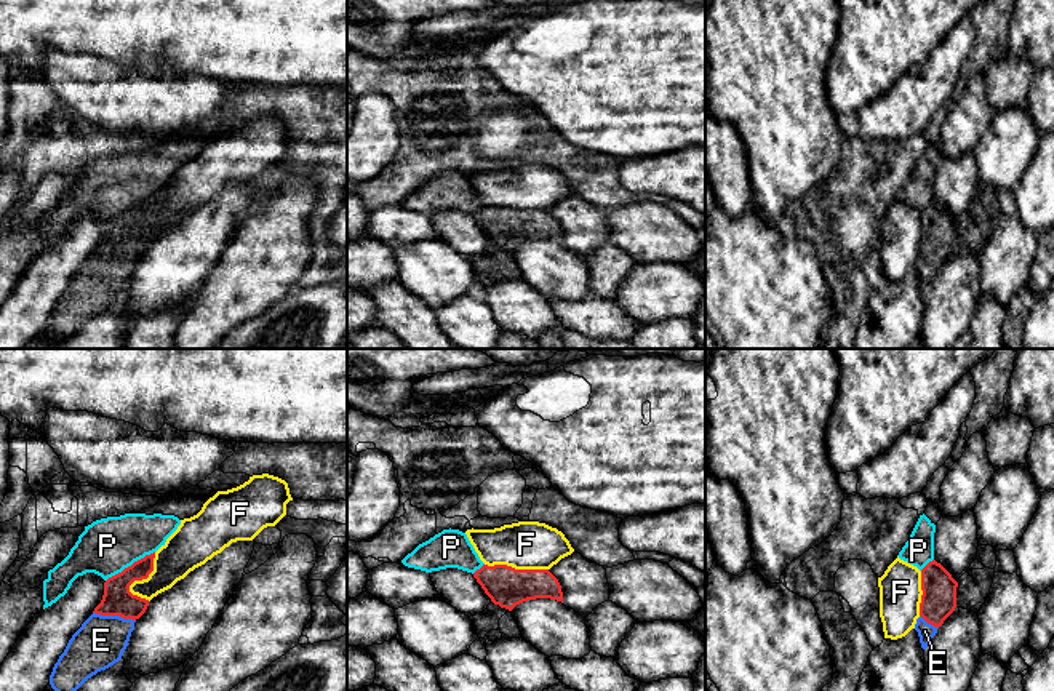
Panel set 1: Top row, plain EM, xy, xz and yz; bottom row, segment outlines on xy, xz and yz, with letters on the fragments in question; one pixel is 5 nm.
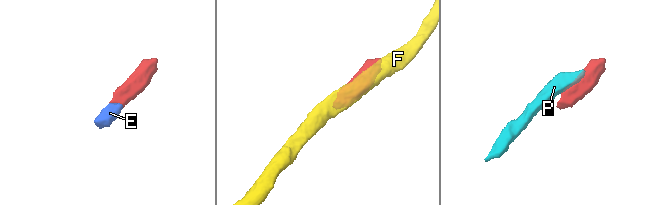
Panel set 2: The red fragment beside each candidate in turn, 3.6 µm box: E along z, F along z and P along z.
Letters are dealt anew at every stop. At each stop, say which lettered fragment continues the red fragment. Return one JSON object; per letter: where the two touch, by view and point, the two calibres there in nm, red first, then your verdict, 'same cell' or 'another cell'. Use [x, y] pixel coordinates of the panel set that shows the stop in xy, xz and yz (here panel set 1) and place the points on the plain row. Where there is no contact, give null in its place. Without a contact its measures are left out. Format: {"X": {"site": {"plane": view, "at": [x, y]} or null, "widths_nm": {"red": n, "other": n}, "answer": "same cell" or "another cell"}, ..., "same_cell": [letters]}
{"E": {"site": {"plane": "xy", "at": [114, 256]}, "widths_nm": {"red": 160, "other": 260}, "answer": "same cell"}, "F": {"site": {"plane": "xy", "at": [139, 221]}, "widths_nm": {"red": 160, "other": 200}, "answer": "another cell"}, "P": {"site": {"plane": "xy", "at": [131, 207]}, "widths_nm": {"red": 160, "other": 280}, "answer": "another cell"}, "same_cell": ["E"]}

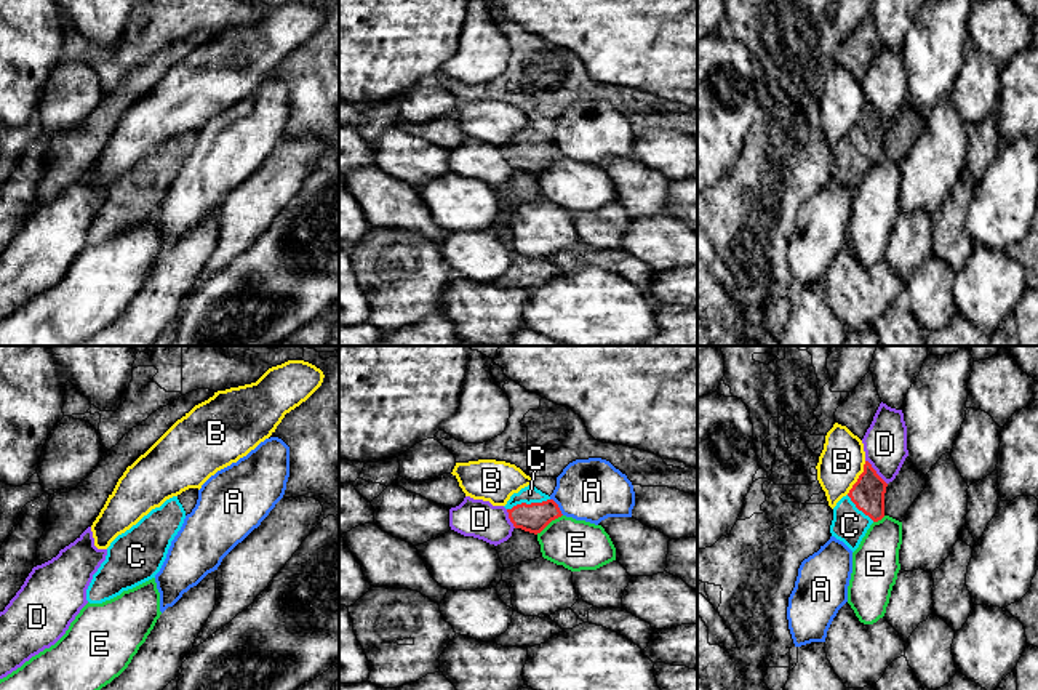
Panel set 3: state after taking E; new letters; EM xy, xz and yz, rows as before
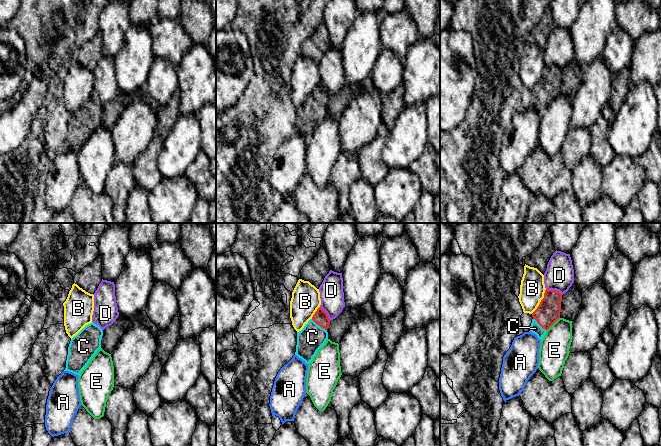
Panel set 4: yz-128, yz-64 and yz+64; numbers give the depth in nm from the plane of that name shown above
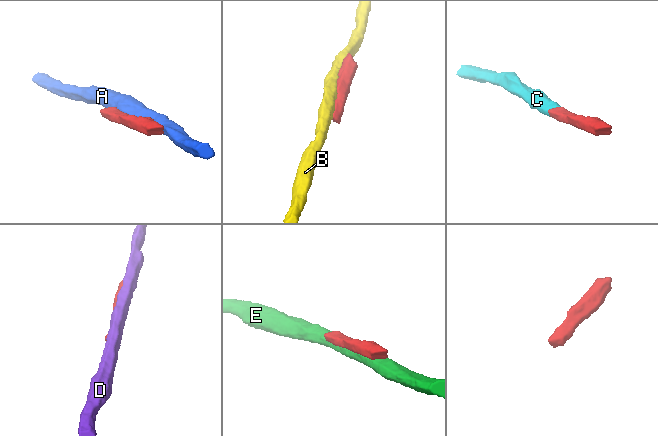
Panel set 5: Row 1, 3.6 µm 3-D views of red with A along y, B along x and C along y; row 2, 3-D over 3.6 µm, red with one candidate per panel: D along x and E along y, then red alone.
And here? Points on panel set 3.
{"A": {"site": {"plane": "xz", "at": [557, 148]}, "widths_nm": {"red": 150, "other": 320}, "answer": "another cell"}, "B": {"site": {"plane": "yz", "at": [859, 119]}, "widths_nm": {"red": 170, "other": 220}, "answer": "another cell"}, "C": {"site": {"plane": "xz", "at": [528, 146]}, "widths_nm": {"red": 150, "other": 90}, "answer": "same cell"}, "D": {"site": {"plane": "yz", "at": [875, 114]}, "widths_nm": {"red": 170, "other": 220}, "answer": "another cell"}, "E": {"site": {"plane": "xz", "at": [549, 164]}, "widths_nm": {"red": 150, "other": 260}, "answer": "another cell"}, "same_cell": ["C"]}

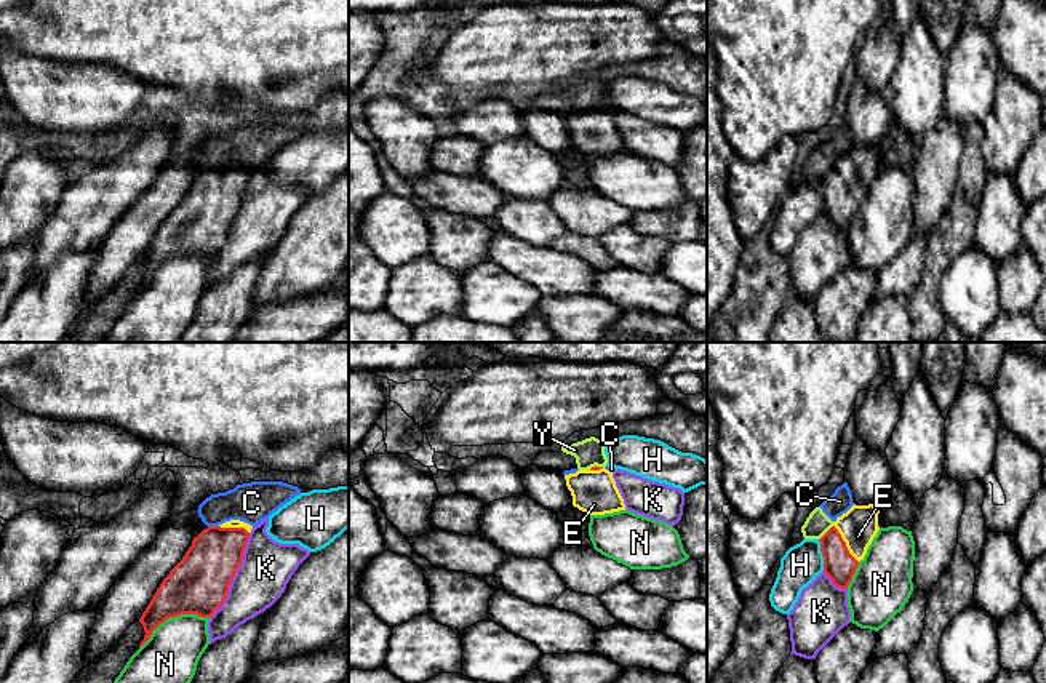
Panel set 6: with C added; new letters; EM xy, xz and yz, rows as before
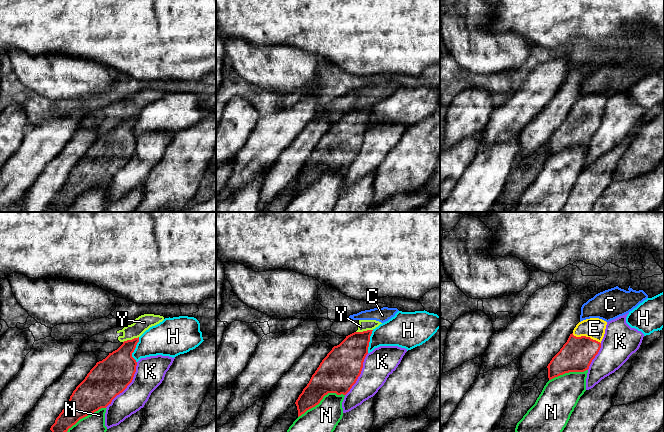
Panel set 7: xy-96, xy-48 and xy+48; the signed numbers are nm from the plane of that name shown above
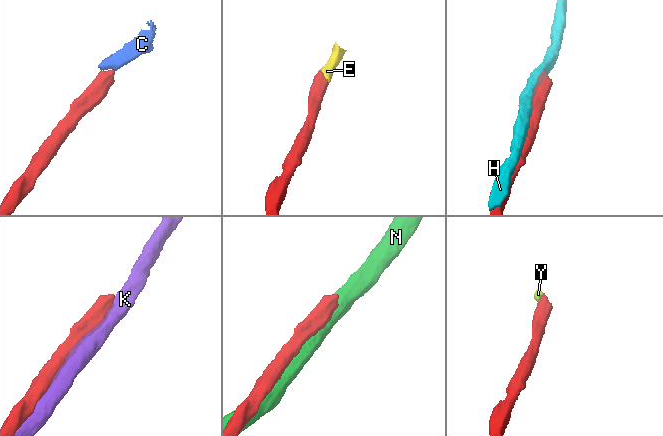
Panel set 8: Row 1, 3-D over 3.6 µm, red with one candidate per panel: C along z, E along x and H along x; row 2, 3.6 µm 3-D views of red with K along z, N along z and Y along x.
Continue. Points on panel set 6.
{"C": {"site": {"plane": "xy", "at": [213, 168]}, "widths_nm": {"red": 280, "other": 200}, "answer": "another cell"}, "E": {"site": {"plane": "yz", "at": [845, 186]}, "widths_nm": {"red": 160, "other": 190}, "answer": "same cell"}, "H": {"site": {"plane": "yz", "at": [822, 197]}, "widths_nm": {"red": 160, "other": 200}, "answer": "another cell"}, "K": {"site": {"plane": "xy", "at": [234, 216]}, "widths_nm": {"red": 300, "other": 260}, "answer": "another cell"}, "N": {"site": {"plane": "xy", "at": [171, 258]}, "widths_nm": {"red": 300, "other": 300}, "answer": "another cell"}, "Y": {"site": {"plane": "yz", "at": [826, 175]}, "widths_nm": {"red": 160, "other": 120}, "answer": "another cell"}, "same_cell": ["E"]}

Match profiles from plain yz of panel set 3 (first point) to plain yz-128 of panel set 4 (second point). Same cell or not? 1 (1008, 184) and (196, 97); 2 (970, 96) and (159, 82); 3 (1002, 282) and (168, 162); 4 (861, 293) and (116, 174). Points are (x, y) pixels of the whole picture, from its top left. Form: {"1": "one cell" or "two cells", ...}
{"1": "two cells", "2": "one cell", "3": "two cells", "4": "two cells"}

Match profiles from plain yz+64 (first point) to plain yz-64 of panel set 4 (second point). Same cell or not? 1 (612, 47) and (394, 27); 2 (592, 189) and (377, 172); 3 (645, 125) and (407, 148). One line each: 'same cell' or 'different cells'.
1: different cells
2: different cells
3: same cell

